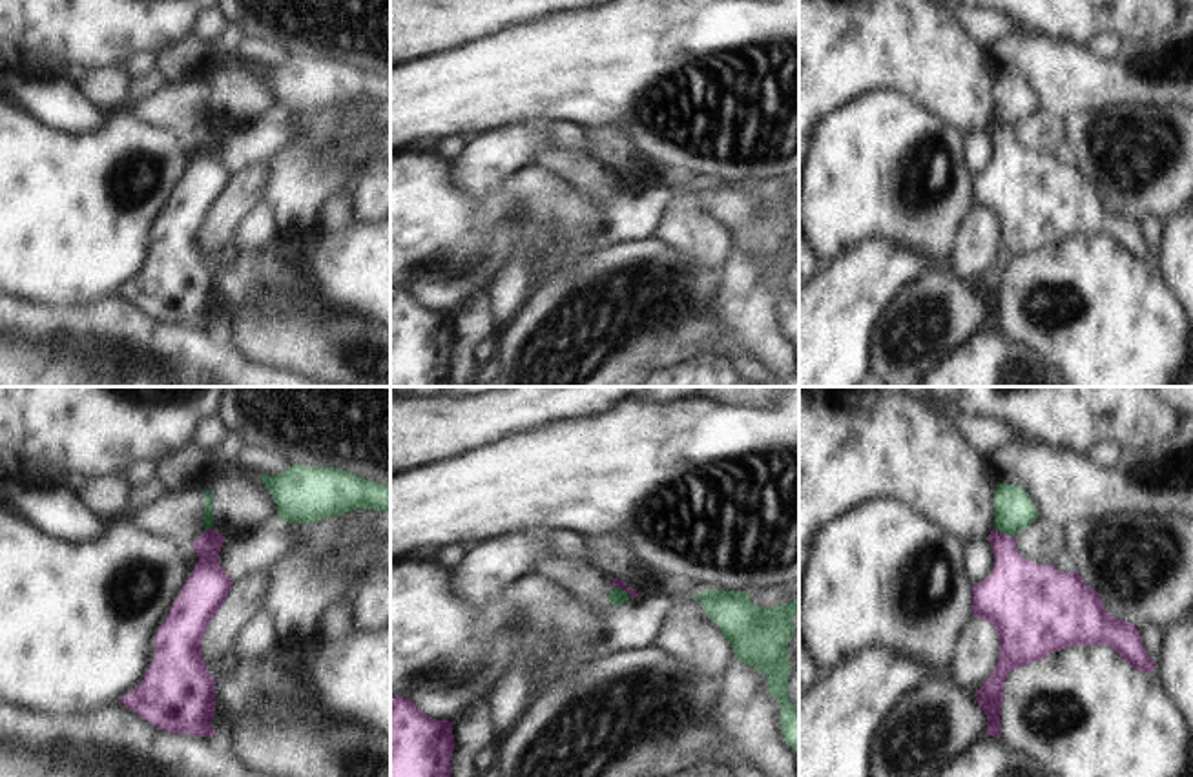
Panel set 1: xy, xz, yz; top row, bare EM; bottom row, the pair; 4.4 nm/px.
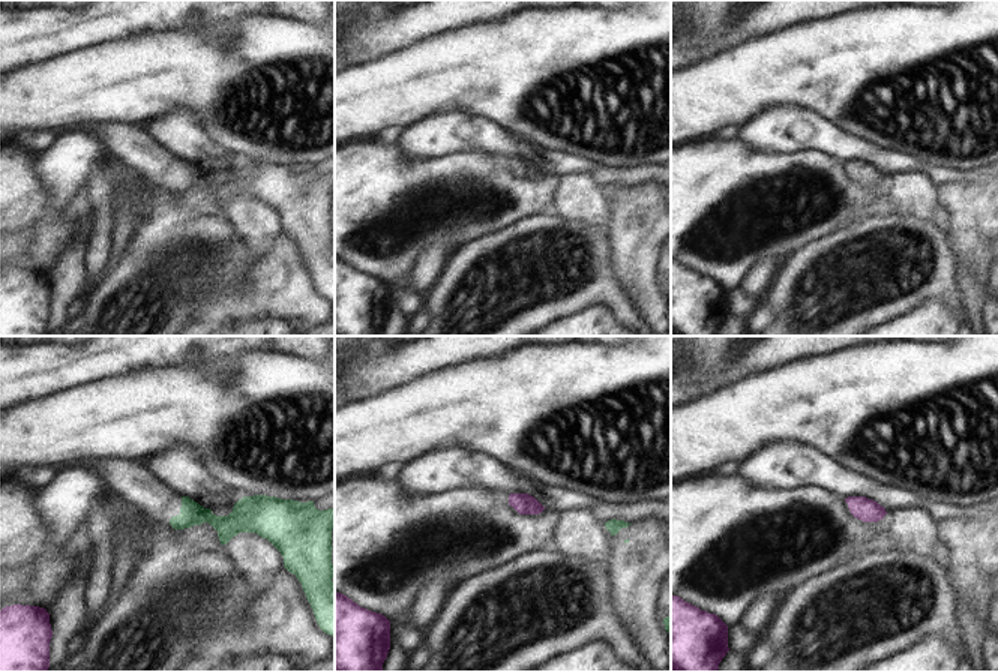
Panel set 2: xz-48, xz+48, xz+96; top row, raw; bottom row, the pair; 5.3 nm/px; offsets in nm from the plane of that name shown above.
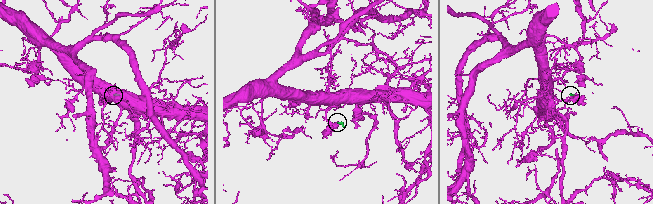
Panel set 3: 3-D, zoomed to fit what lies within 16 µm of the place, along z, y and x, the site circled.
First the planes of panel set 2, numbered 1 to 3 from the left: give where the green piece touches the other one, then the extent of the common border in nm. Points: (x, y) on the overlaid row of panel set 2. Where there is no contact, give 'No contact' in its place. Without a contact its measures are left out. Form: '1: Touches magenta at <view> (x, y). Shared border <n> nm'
1: No contact
2: No contact
3: No contact

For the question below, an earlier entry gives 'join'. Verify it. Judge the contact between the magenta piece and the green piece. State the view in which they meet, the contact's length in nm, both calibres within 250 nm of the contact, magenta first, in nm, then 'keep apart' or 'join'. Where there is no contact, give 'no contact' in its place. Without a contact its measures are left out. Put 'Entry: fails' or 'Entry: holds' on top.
Entry: fails
xz | 100 nm | 40/70 nm | keep apart

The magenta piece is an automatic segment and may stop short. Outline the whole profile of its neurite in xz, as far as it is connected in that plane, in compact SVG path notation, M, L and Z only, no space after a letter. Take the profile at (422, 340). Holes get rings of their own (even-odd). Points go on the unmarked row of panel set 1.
M390 286L390 387L451 387L452 314L436 312L410 290Z

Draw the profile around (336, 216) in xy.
M334 193L319 212L317 228L327 233L341 233L354 224L354 197Z

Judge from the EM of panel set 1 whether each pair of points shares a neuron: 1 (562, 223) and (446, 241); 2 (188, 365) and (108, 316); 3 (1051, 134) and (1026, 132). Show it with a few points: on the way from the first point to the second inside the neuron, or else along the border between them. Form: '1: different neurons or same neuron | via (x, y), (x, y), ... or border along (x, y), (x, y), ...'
1: same neuron | via (533, 230), (475, 239)
2: same neuron | via (168, 365), (152, 351), (143, 351), (128, 336)
3: same neuron | via (1046, 134), (1031, 134)

